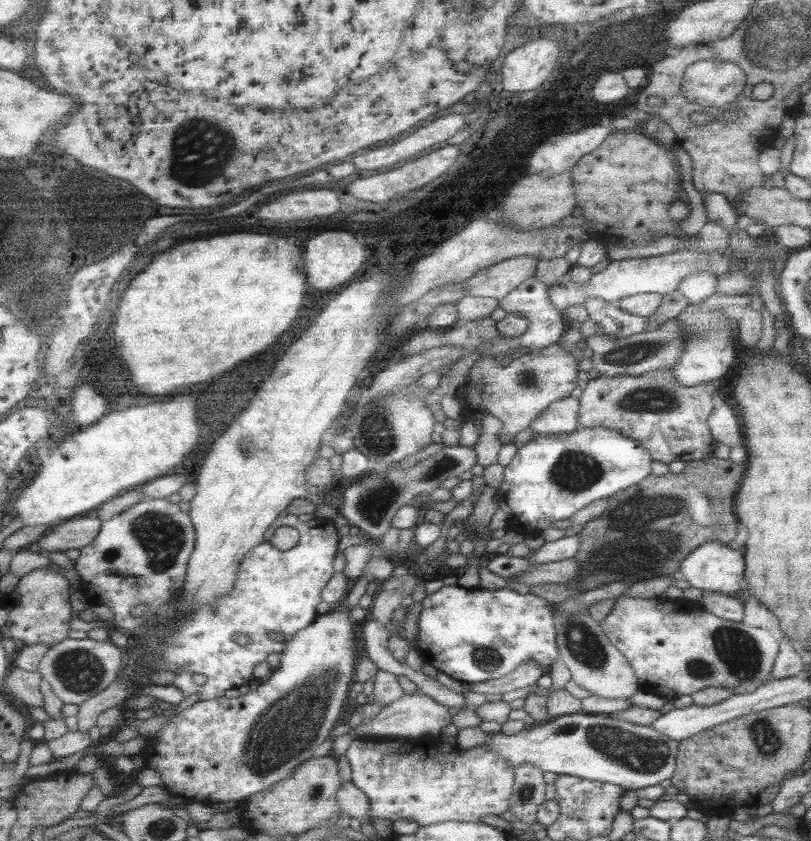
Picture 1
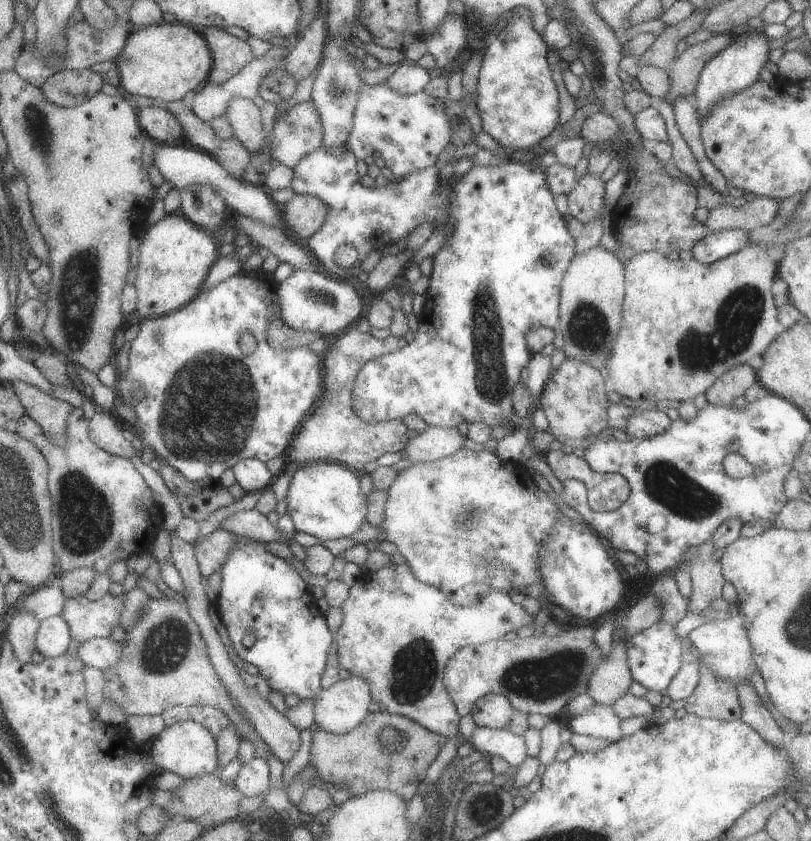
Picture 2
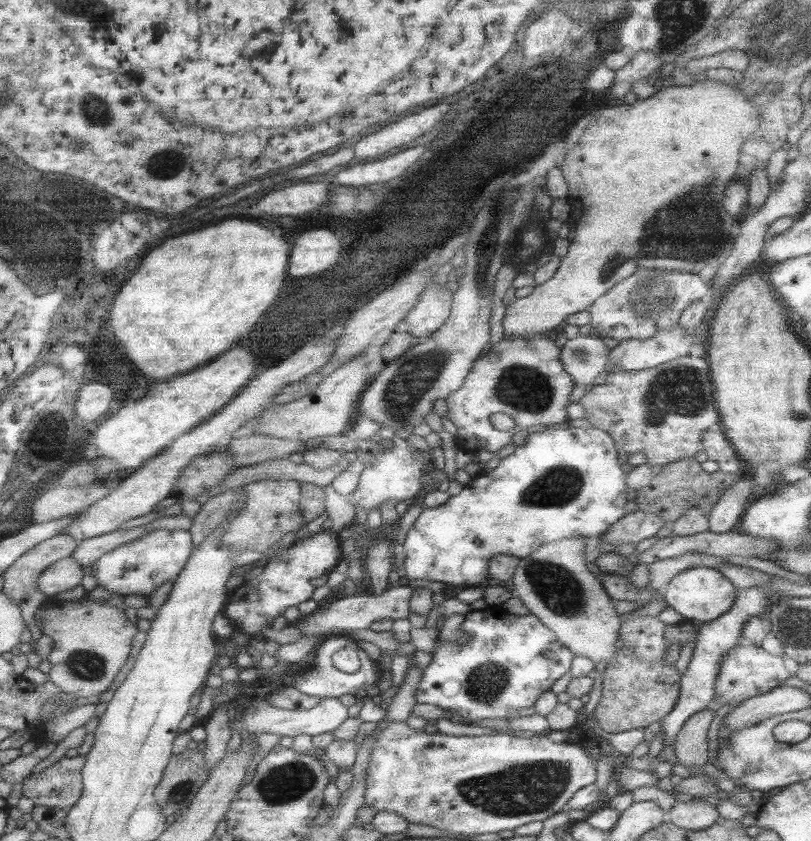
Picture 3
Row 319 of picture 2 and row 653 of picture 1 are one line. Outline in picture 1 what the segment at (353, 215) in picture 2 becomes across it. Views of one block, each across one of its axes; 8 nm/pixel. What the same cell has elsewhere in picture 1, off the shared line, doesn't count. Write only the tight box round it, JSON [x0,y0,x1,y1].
[416,585,558,684]

